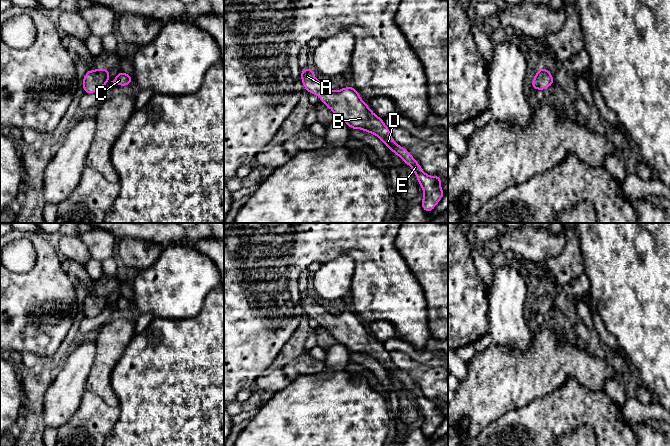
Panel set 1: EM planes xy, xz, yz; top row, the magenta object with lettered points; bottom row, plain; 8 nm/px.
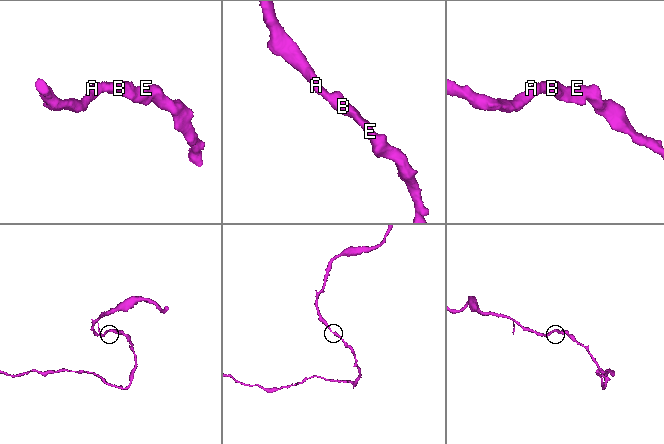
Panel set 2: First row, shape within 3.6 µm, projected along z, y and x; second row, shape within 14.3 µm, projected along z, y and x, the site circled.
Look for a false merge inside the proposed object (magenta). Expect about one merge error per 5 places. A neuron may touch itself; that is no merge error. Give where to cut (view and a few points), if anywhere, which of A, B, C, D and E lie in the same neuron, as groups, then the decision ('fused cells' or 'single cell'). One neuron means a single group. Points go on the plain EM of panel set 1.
no cut; A B C D E; single cell

